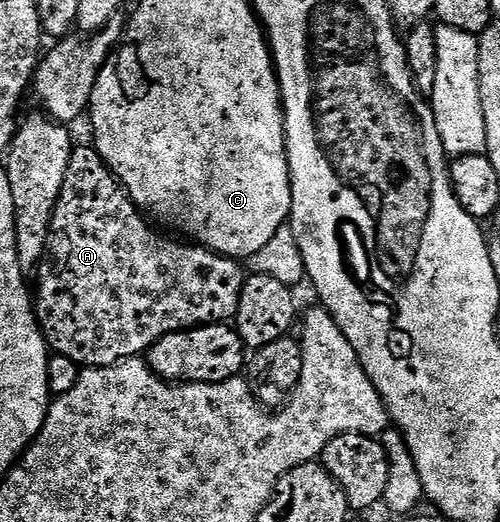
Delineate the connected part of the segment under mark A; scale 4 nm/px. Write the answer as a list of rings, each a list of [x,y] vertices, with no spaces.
[[[75,147],[71,151],[64,186],[50,217],[50,237],[46,239],[44,257],[46,273],[33,301],[38,326],[51,353],[72,358],[72,362],[82,368],[106,368],[145,353],[154,341],[170,332],[197,328],[200,324],[221,324],[233,317],[242,293],[244,268],[242,272],[238,265],[241,263],[194,242],[177,244],[174,240],[165,240],[150,229],[149,222],[102,161],[97,148]]]

